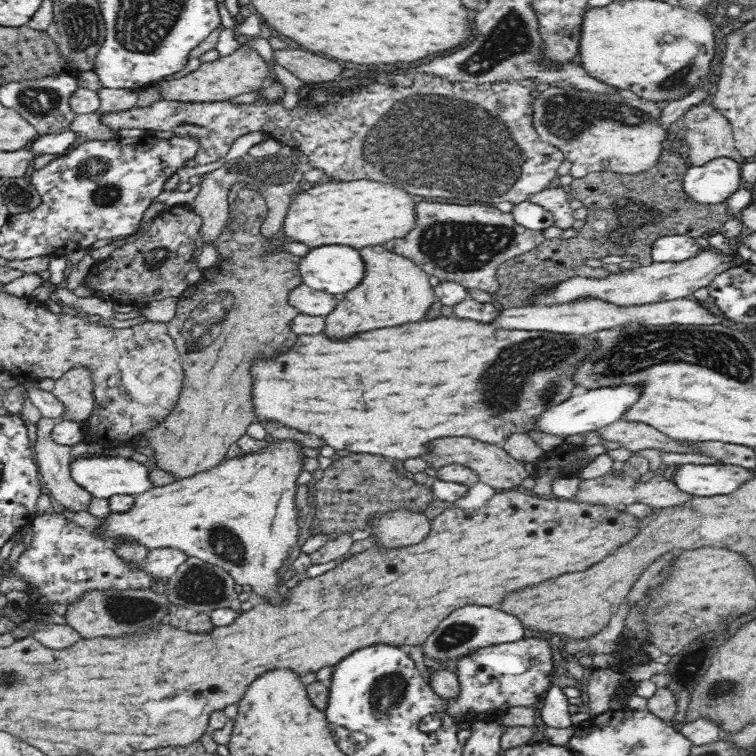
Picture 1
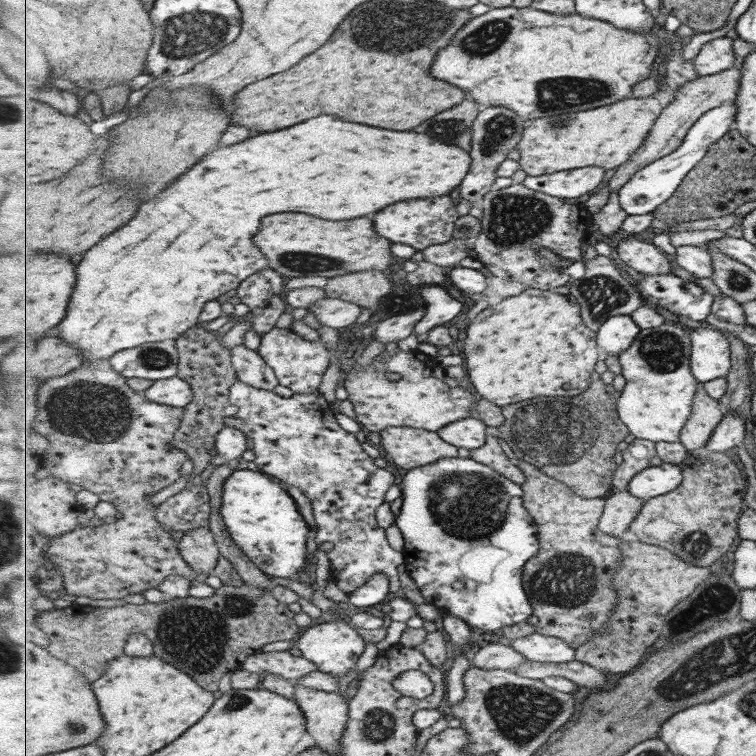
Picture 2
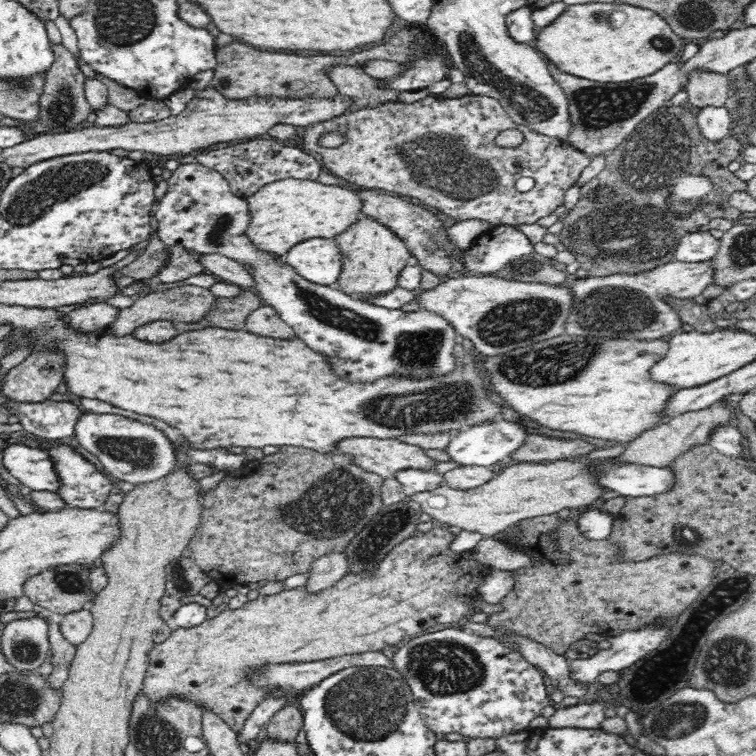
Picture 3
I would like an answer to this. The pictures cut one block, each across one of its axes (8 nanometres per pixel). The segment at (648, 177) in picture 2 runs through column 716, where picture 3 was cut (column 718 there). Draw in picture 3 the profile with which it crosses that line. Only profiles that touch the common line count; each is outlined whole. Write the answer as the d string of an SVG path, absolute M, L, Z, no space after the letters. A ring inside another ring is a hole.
M706 106L695 112L701 134L712 143L720 142L729 135L730 114L724 107Z

